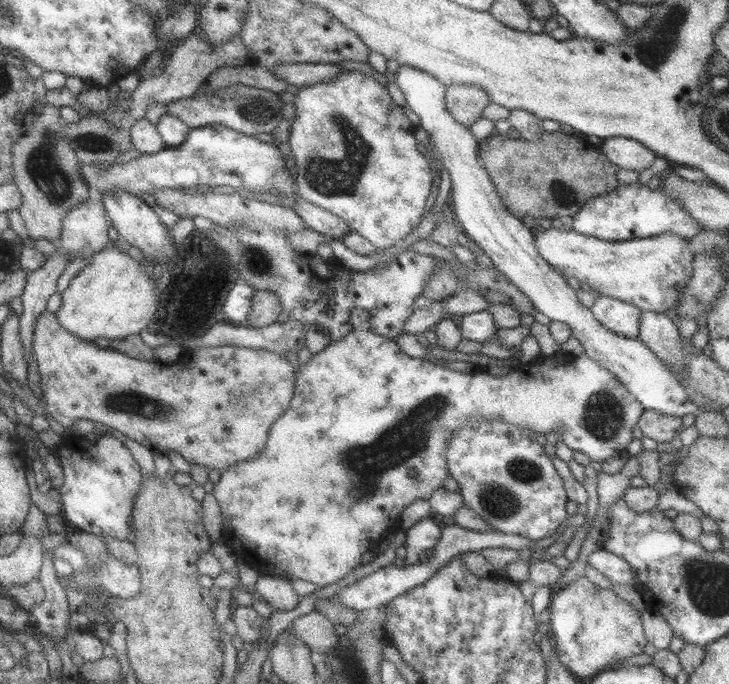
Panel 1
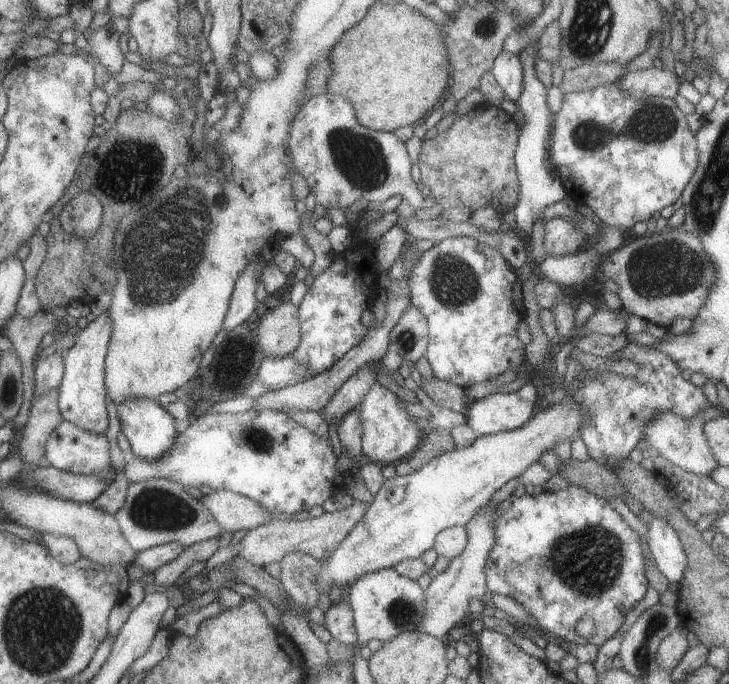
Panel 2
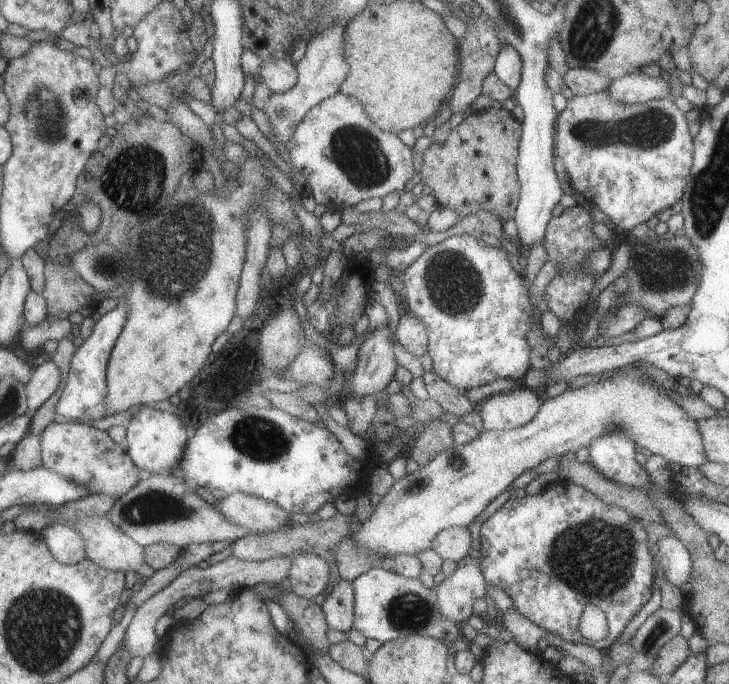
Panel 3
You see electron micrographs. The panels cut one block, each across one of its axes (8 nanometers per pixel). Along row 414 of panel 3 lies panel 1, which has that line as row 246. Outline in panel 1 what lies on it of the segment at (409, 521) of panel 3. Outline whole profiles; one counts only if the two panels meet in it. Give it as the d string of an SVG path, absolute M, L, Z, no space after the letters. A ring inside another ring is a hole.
M562 228L541 230L533 243L543 261L561 277L575 278L600 295L633 304L642 311L664 313L680 299L681 289L692 276L694 255L687 238L665 233L618 242L598 240Z

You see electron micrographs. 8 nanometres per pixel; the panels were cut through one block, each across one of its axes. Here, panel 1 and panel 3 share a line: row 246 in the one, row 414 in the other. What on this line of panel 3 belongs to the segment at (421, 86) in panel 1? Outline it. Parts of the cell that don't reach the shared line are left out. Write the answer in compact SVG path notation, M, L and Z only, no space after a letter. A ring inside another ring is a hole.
M517 384L506 393L483 399L475 411L481 418L483 431L505 431L528 424L539 408L535 390Z

